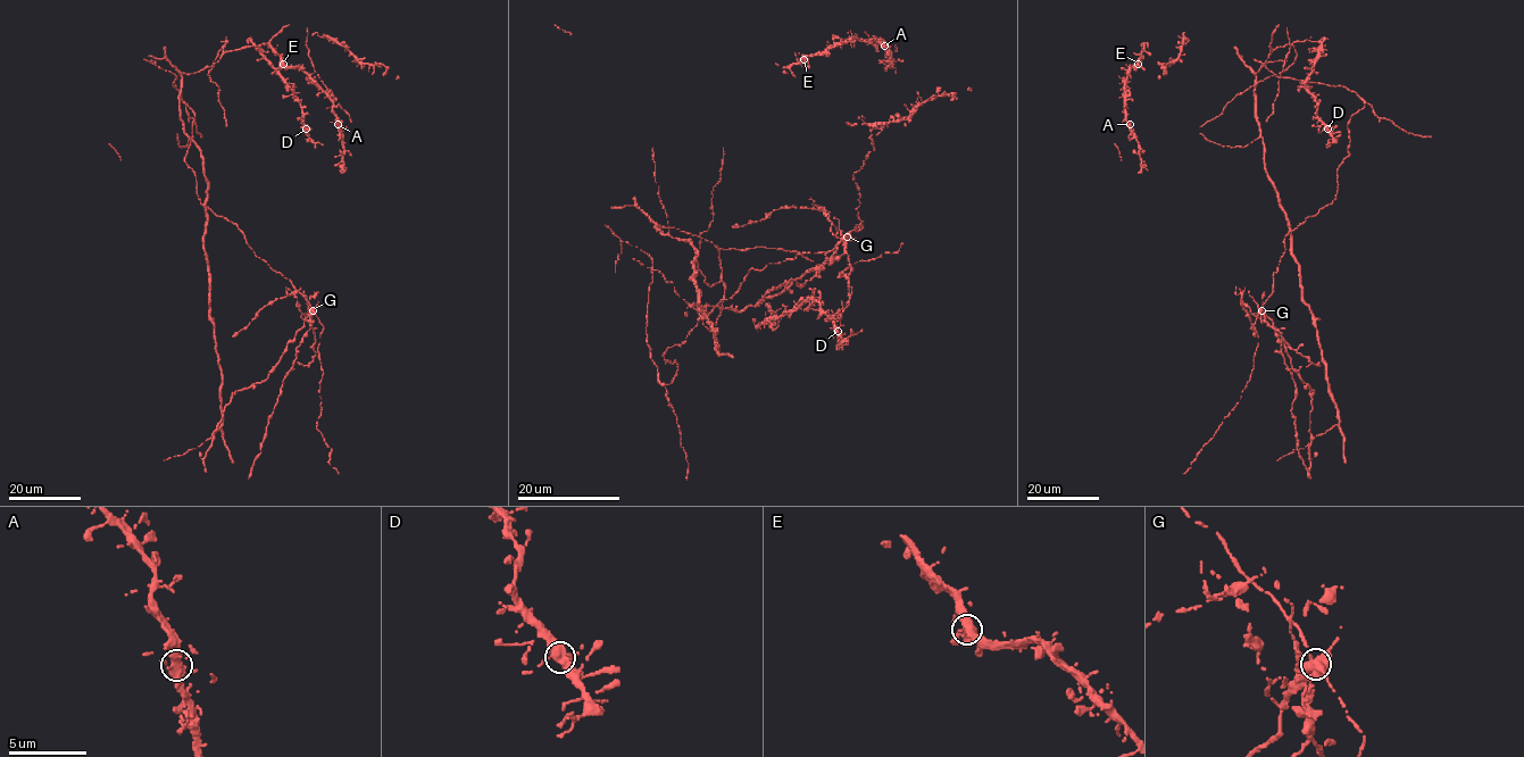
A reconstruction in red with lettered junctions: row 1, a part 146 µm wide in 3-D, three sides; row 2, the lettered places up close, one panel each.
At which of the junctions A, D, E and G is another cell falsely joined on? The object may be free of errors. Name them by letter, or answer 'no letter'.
G

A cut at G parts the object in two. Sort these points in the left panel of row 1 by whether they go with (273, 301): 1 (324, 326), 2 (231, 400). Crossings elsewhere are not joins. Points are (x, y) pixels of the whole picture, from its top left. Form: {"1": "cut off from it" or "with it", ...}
{"1": "cut off from it", "2": "with it"}

